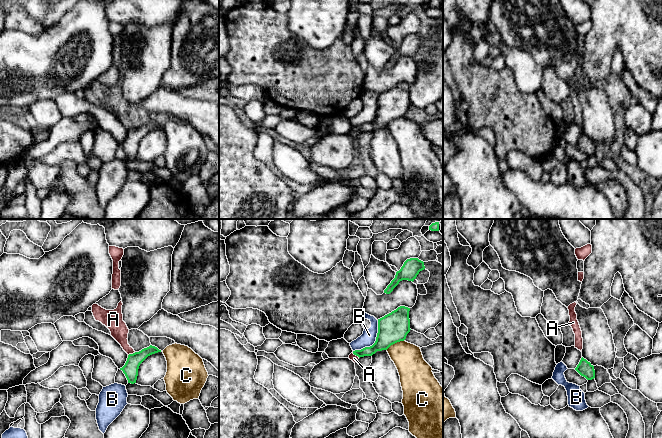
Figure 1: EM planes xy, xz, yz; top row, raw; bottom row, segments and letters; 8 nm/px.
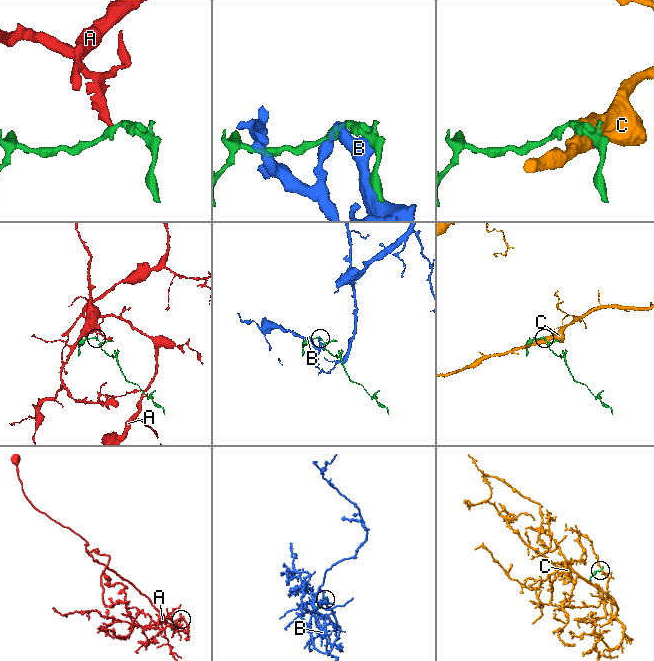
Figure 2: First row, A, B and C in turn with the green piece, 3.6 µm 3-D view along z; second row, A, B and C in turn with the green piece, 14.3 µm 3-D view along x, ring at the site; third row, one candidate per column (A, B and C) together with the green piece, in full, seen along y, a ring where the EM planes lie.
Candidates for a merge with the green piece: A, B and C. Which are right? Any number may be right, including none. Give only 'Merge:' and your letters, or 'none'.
Merge: none

